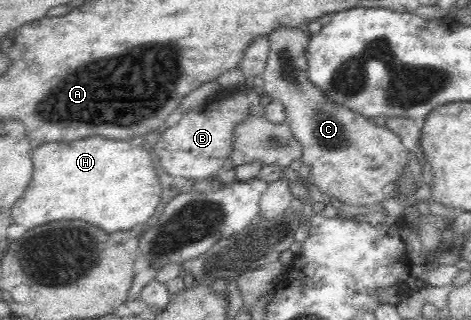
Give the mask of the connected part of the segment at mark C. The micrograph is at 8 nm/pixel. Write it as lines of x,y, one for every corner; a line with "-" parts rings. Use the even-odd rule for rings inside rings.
277,27
268,35
270,41
270,52
267,65
265,66
262,78
265,81
263,92
272,99
278,99
284,105
285,117
290,121
292,134
302,145
302,163
311,165
309,179
317,186
319,191
335,201
355,206
379,205
383,199
395,197
395,179
405,169
407,163
407,150
401,144
401,138
387,130
385,126
378,127
373,118
364,118
349,108
337,106
327,100
324,92
320,91
310,83
307,78
307,60
305,49
309,43
309,34
304,28

